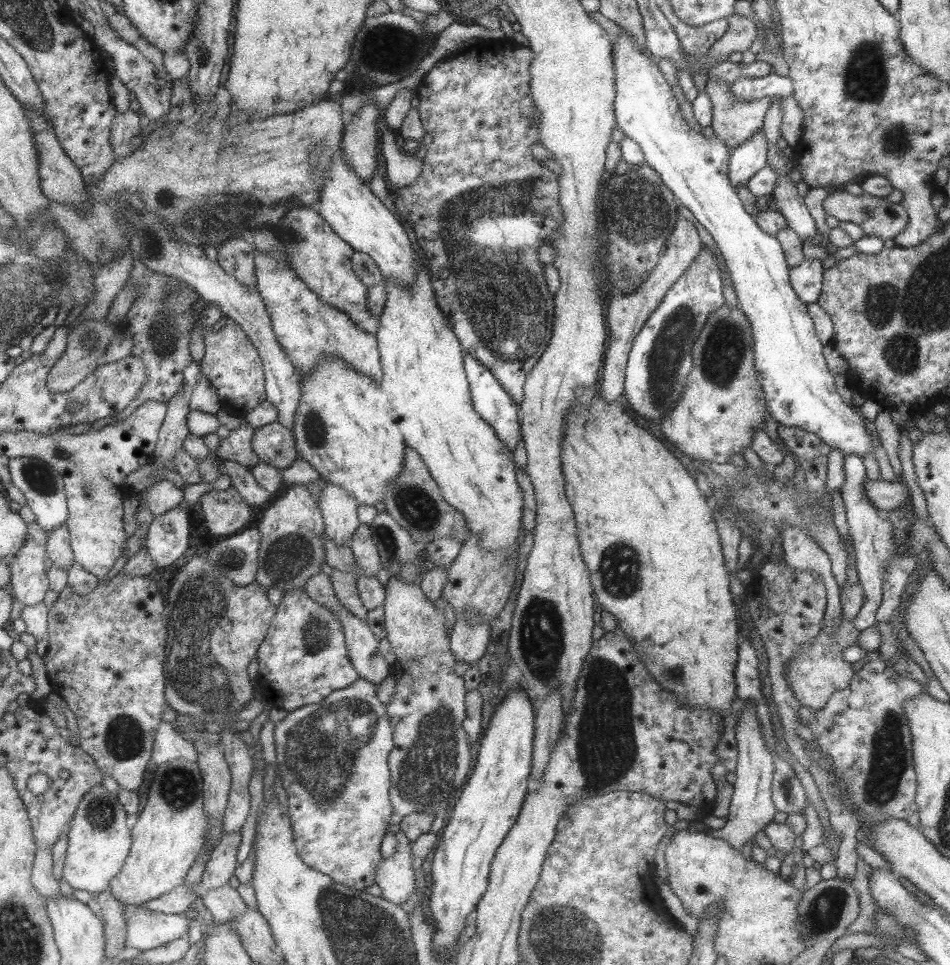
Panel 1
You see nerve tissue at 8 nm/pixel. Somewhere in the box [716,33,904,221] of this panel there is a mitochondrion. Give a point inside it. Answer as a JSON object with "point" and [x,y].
{"point":[865,81]}

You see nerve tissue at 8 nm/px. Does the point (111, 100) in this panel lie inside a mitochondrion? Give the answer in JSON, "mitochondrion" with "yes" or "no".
{"mitochondrion":"no"}

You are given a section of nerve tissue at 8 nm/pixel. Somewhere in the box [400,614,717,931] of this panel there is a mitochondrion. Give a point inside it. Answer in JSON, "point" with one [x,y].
{"point":[605,755]}

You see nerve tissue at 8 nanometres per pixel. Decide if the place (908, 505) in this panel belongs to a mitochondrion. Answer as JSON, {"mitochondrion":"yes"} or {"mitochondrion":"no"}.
{"mitochondrion":"no"}

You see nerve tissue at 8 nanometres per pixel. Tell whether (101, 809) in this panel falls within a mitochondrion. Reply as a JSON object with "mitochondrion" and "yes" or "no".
{"mitochondrion":"yes"}

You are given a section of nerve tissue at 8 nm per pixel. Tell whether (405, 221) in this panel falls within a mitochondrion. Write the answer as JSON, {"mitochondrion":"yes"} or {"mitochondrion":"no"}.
{"mitochondrion":"no"}

